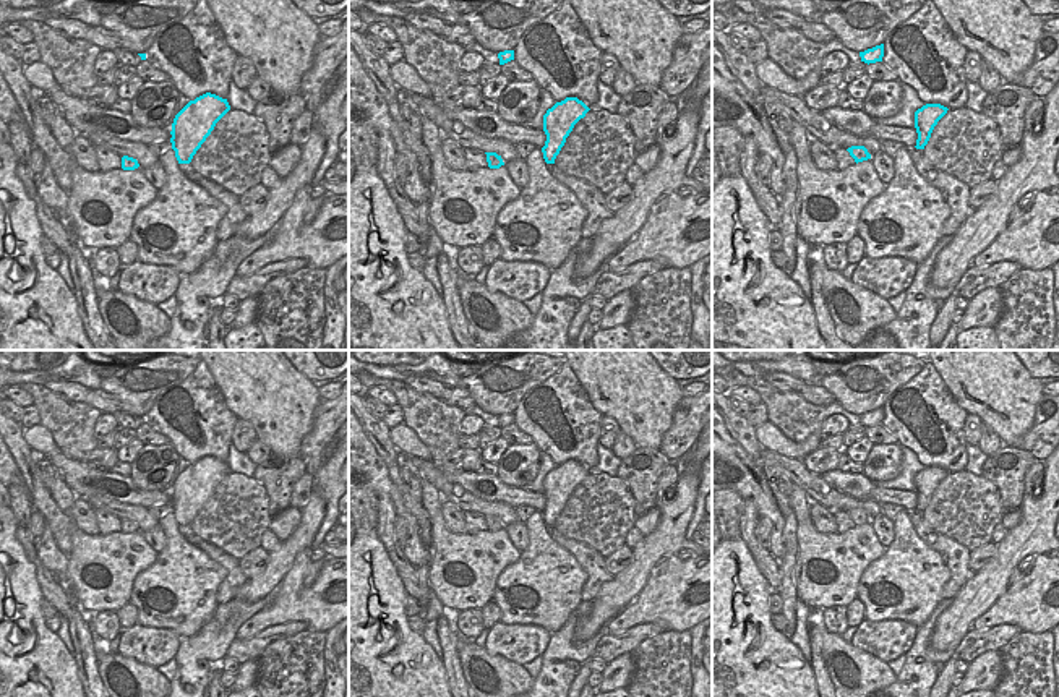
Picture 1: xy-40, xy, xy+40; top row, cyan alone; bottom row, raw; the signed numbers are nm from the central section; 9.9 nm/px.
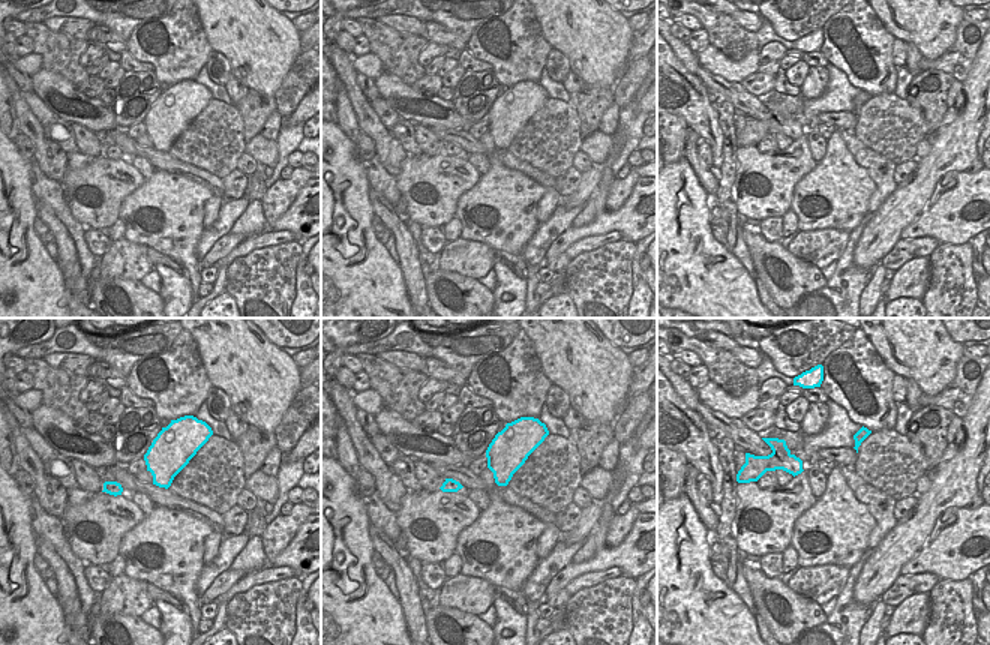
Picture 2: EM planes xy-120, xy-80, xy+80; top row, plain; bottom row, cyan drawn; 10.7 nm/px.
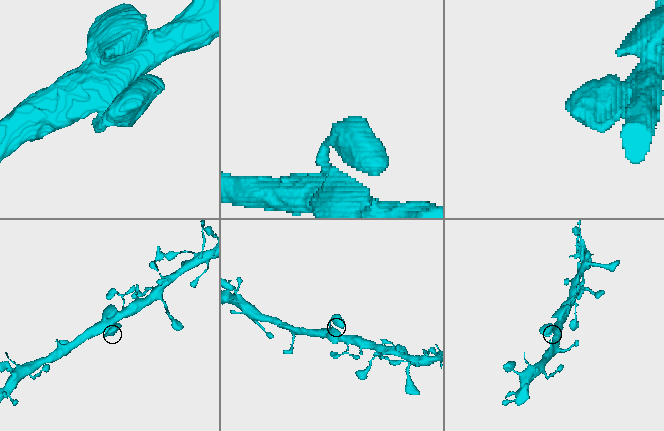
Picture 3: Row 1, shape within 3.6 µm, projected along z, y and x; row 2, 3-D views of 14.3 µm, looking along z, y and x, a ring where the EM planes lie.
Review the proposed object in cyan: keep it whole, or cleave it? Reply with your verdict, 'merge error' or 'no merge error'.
no merge error

